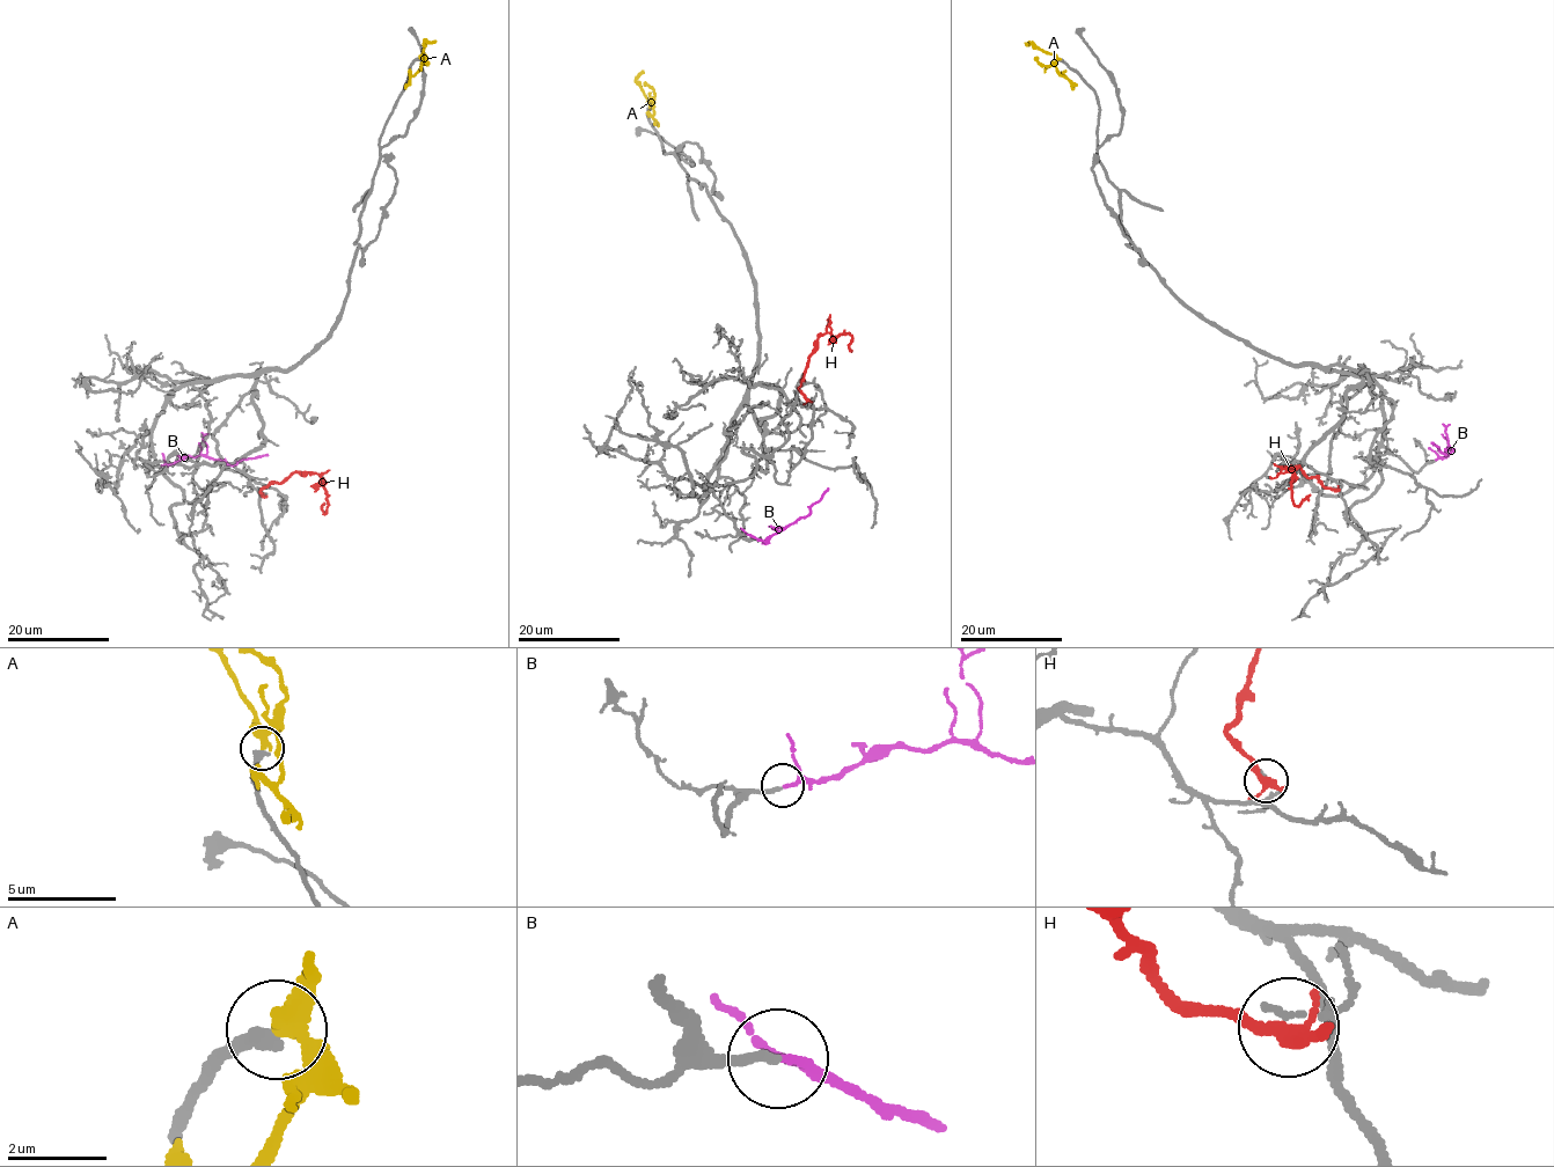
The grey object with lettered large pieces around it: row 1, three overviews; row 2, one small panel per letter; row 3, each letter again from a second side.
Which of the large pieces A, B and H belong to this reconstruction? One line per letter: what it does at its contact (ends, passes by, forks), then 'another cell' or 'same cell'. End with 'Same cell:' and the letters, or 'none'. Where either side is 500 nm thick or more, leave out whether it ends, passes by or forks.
A: it passes by; another cell
B: it ends; same cell
H: it passes by; another cell
Same cell: B

